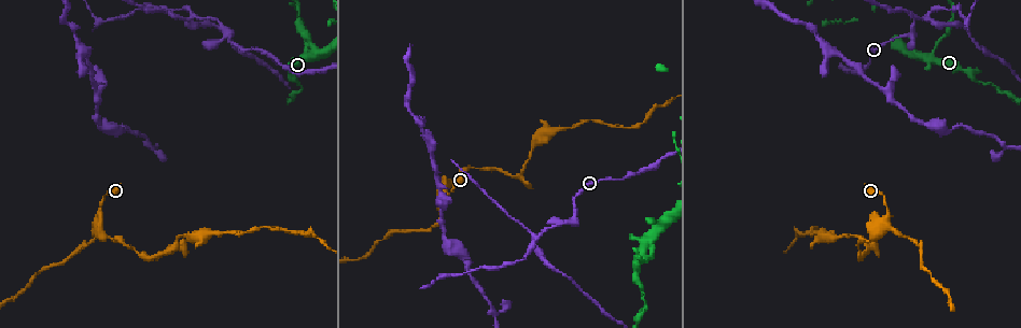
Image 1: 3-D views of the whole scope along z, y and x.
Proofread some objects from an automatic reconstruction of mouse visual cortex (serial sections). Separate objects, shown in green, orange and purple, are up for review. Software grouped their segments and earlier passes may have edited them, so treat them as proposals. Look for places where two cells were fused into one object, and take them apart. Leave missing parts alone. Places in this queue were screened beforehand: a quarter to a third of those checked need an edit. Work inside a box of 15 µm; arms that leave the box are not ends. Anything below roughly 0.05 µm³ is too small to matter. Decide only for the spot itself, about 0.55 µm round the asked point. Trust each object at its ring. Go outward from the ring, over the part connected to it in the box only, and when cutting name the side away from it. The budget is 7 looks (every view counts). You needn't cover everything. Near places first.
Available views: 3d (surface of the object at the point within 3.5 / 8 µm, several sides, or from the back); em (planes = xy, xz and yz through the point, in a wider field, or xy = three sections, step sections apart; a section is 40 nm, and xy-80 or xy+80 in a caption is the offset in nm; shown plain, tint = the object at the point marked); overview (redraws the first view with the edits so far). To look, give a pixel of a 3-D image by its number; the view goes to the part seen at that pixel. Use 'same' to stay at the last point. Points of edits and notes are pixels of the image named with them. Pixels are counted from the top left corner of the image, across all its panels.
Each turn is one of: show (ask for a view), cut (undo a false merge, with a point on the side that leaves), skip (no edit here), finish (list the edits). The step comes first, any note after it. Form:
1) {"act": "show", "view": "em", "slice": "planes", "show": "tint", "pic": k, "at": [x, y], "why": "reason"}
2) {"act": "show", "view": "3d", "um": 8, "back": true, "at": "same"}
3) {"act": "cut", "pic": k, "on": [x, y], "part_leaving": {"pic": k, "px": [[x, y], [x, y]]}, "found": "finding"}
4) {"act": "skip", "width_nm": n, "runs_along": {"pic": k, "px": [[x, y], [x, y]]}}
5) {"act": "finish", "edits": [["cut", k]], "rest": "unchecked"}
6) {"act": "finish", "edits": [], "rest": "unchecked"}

{"act": "show", "view": "3d", "um": 3.5, "pic": 1, "at": [98, 221]}

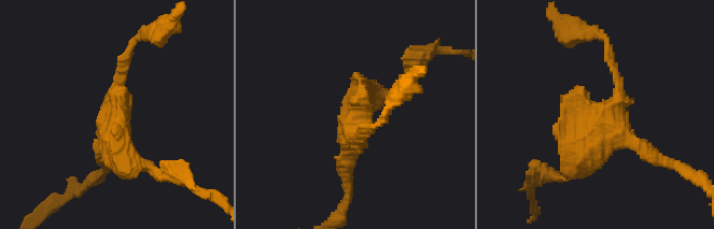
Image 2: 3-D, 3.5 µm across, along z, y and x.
{"act": "show", "view": "em", "slice": "xy", "step": 3, "show": "tint", "pic": 2, "at": [606, 116]}

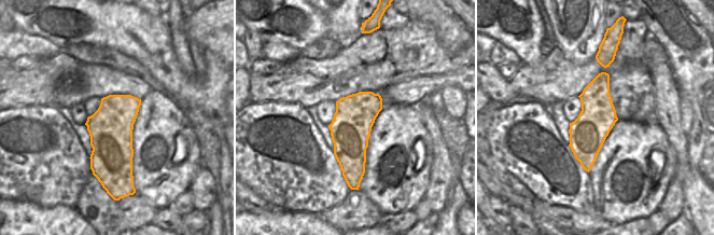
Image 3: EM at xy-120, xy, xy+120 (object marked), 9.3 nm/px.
{"act": "skip", "runs_along": {"pic": 2, "px": [[607, 53], [619, 99], [577, 166]]}, "found": "all the same cell"}

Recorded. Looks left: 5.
{"act": "show", "view": "3d", "um": 3.5, "pic": 1, "at": [518, 176], "why": "a fork"}

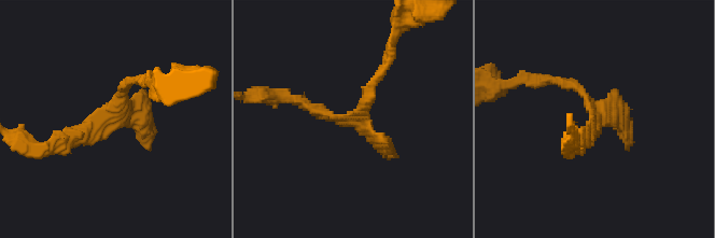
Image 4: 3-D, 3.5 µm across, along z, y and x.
{"act": "skip", "runs_along": {"pic": 4, "px": [[55, 142], [104, 125], [138, 79]]}, "found": "continuous, no second cell"}

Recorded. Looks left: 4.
{"act": "show", "view": "3d", "um": 3.5, "pic": 1, "at": [650, 246], "why": "narrows sharply"}

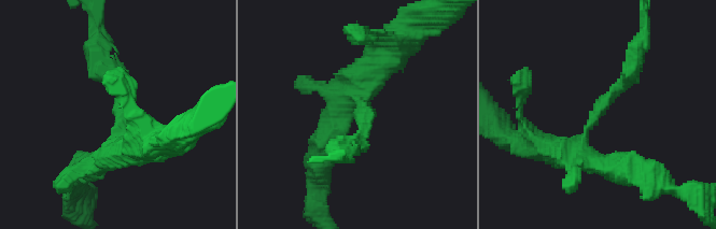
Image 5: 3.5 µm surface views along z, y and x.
{"act": "show", "view": "em", "slice": "xy", "step": 2, "show": "tint", "pic": 5, "at": [593, 121], "why": "shape alone is not enough"}

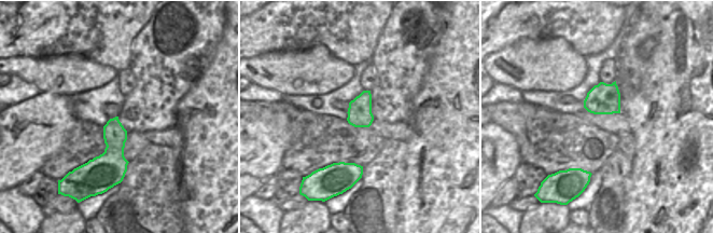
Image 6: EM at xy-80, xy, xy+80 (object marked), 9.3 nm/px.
{"act": "cut", "pic": 5, "on": [629, 73], "arm_widths_nm": [200, 300, 400], "part_leaving": {"pic": 5, "px": [[616, 89], [630, 76], [646, 20]]}, "found": "two cells meet here"}

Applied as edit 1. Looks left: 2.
{"act": "finish", "edits": [["cut", 5]], "rest": "unchecked"}

